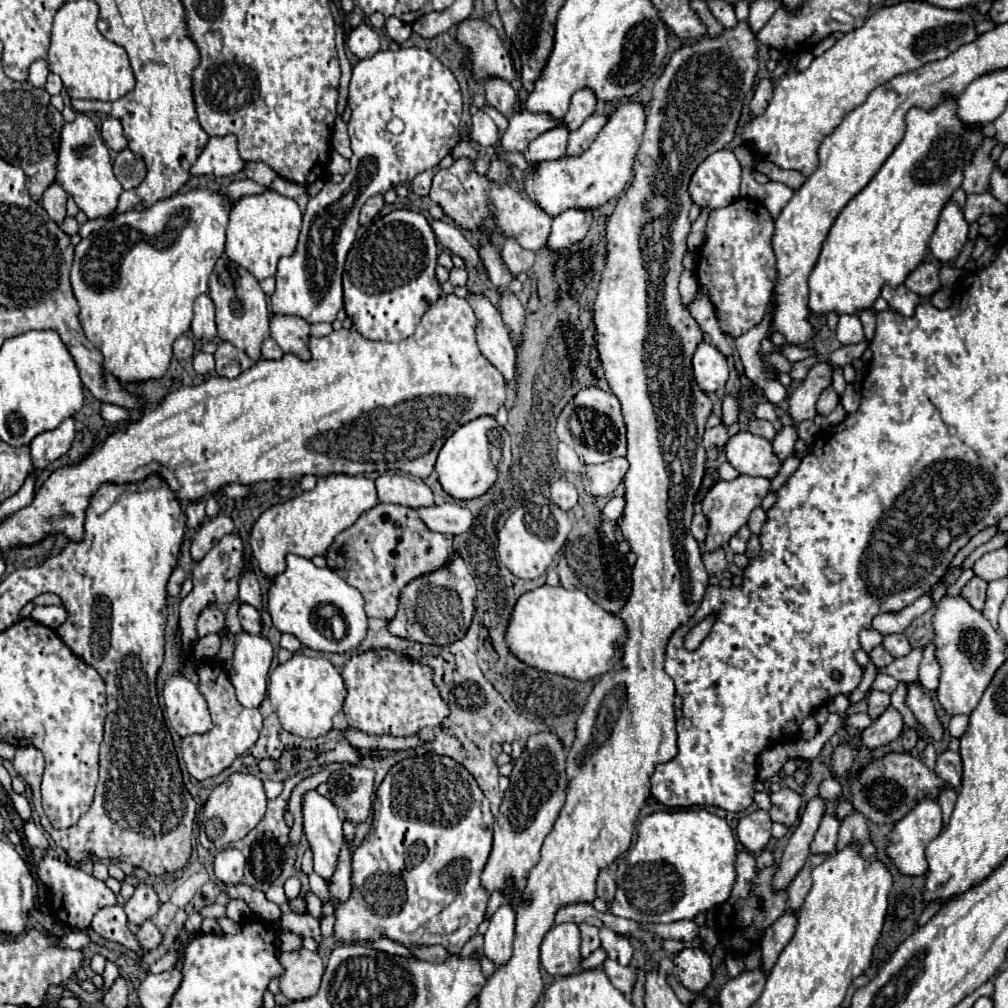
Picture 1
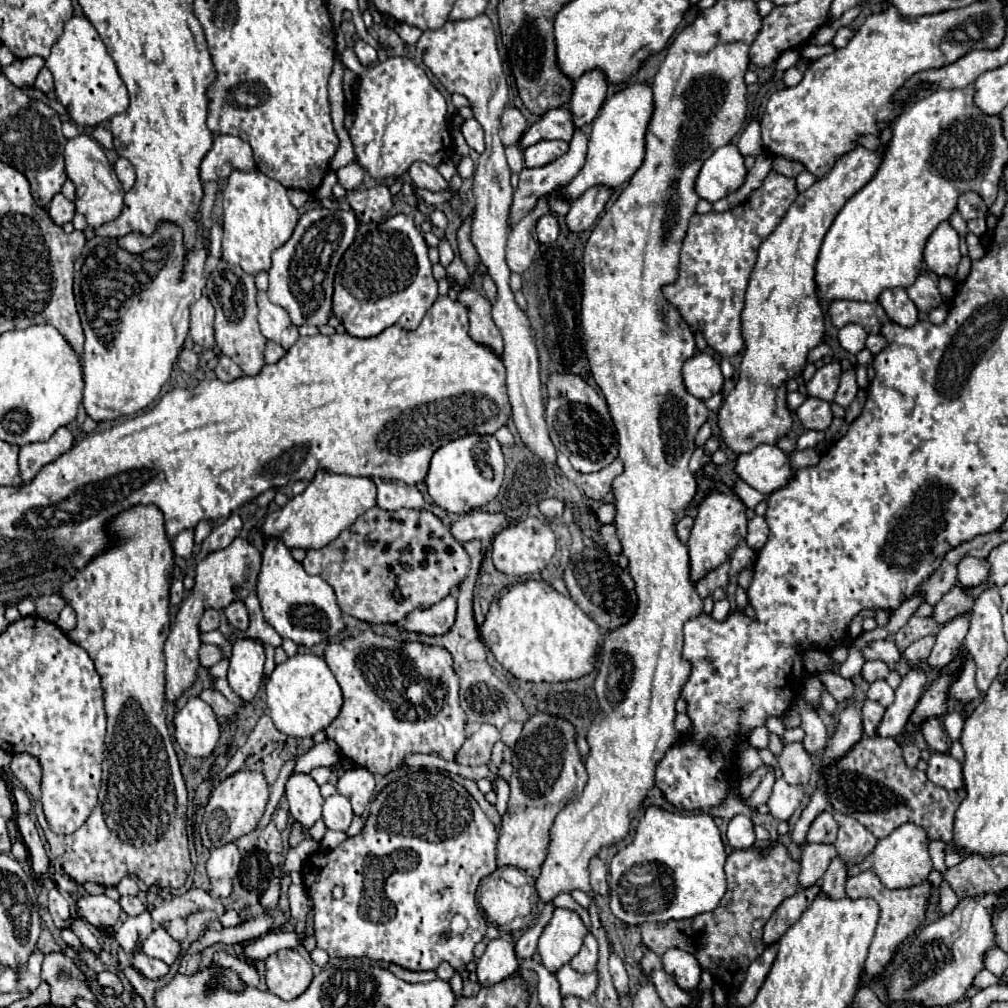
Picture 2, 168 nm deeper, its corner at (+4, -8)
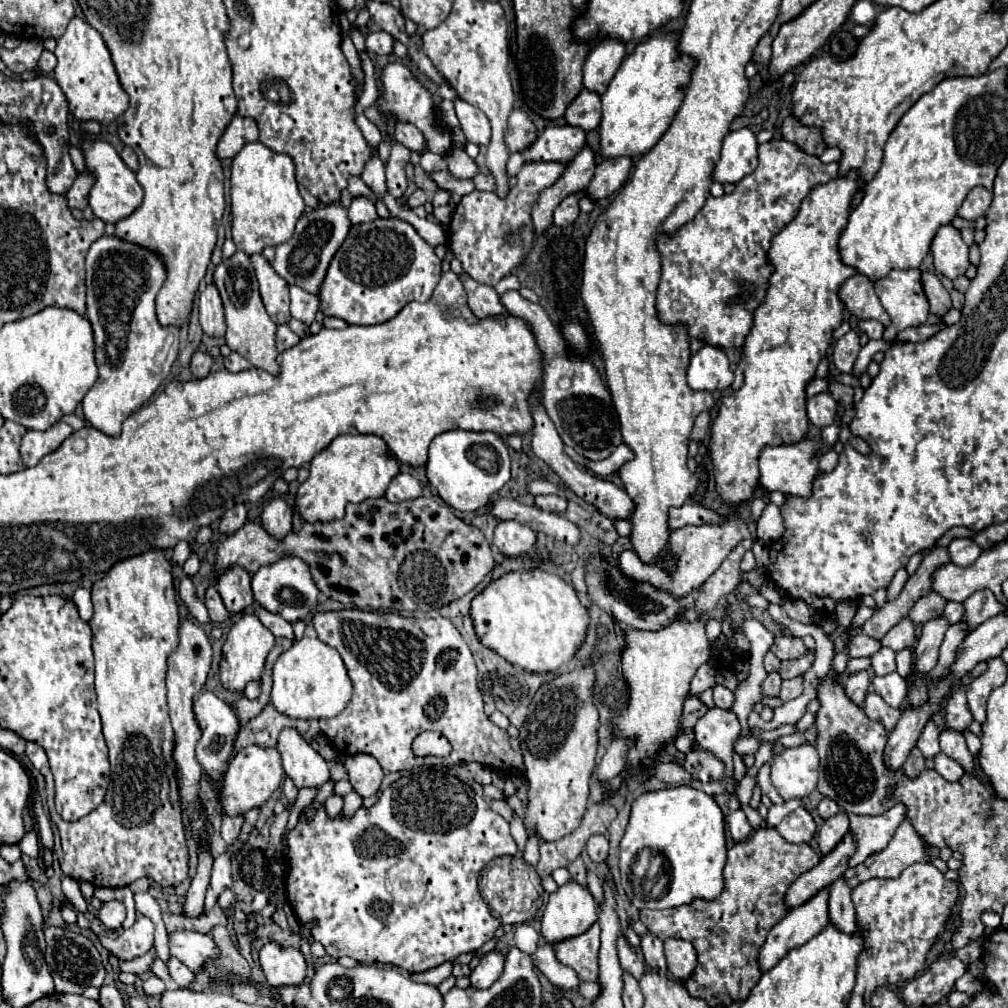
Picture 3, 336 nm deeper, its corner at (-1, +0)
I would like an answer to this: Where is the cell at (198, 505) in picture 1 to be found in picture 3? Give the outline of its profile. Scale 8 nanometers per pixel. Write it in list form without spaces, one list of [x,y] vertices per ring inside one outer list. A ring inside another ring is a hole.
[[[179,541],[179,543],[173,547],[173,561],[175,561],[175,563],[183,565],[183,563],[189,559],[189,555],[191,555],[191,543]]]

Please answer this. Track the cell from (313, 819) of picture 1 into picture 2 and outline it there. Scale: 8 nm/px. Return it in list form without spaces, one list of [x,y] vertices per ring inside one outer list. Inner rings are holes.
[[[292,773],[286,781],[286,799],[290,803],[290,815],[306,827],[322,817],[324,797],[318,783],[308,773]]]

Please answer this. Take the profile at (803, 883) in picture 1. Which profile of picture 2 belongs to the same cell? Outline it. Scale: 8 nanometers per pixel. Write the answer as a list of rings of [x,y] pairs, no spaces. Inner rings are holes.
[[[808,843],[802,851],[802,871],[800,871],[800,885],[802,887],[810,887],[810,885],[818,885],[822,881],[824,871],[828,869],[830,861],[836,857],[836,849],[834,845],[814,845]]]

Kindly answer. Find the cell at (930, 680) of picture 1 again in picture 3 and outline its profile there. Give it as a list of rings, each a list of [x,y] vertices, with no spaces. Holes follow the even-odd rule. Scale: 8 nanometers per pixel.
[[[985,589],[983,593],[973,593],[971,597],[967,597],[967,601],[963,601],[963,609],[965,611],[961,621],[967,625],[967,631],[973,631],[987,619],[1001,613],[1003,605],[999,605],[995,597],[991,597],[991,593],[987,593]]]

